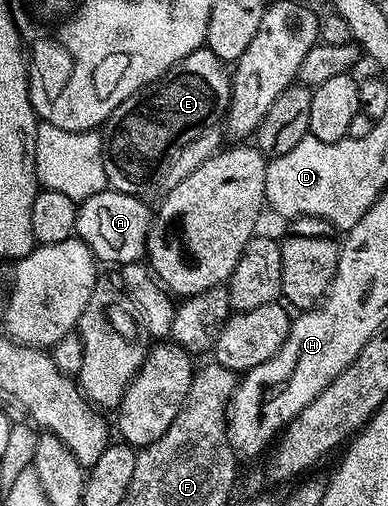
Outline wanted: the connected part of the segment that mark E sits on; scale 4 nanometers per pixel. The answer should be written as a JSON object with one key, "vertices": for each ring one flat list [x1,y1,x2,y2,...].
{"vertices":[[205,46,193,54,181,58,161,78,147,84,140,92,134,92,102,125,101,137,103,144,103,158,107,183,114,191,124,192,130,196,143,194,150,184,154,185,171,158,180,152,193,138,197,138,206,128,218,125,227,115,227,108,231,98,231,76,225,69,224,61,217,58]]}

